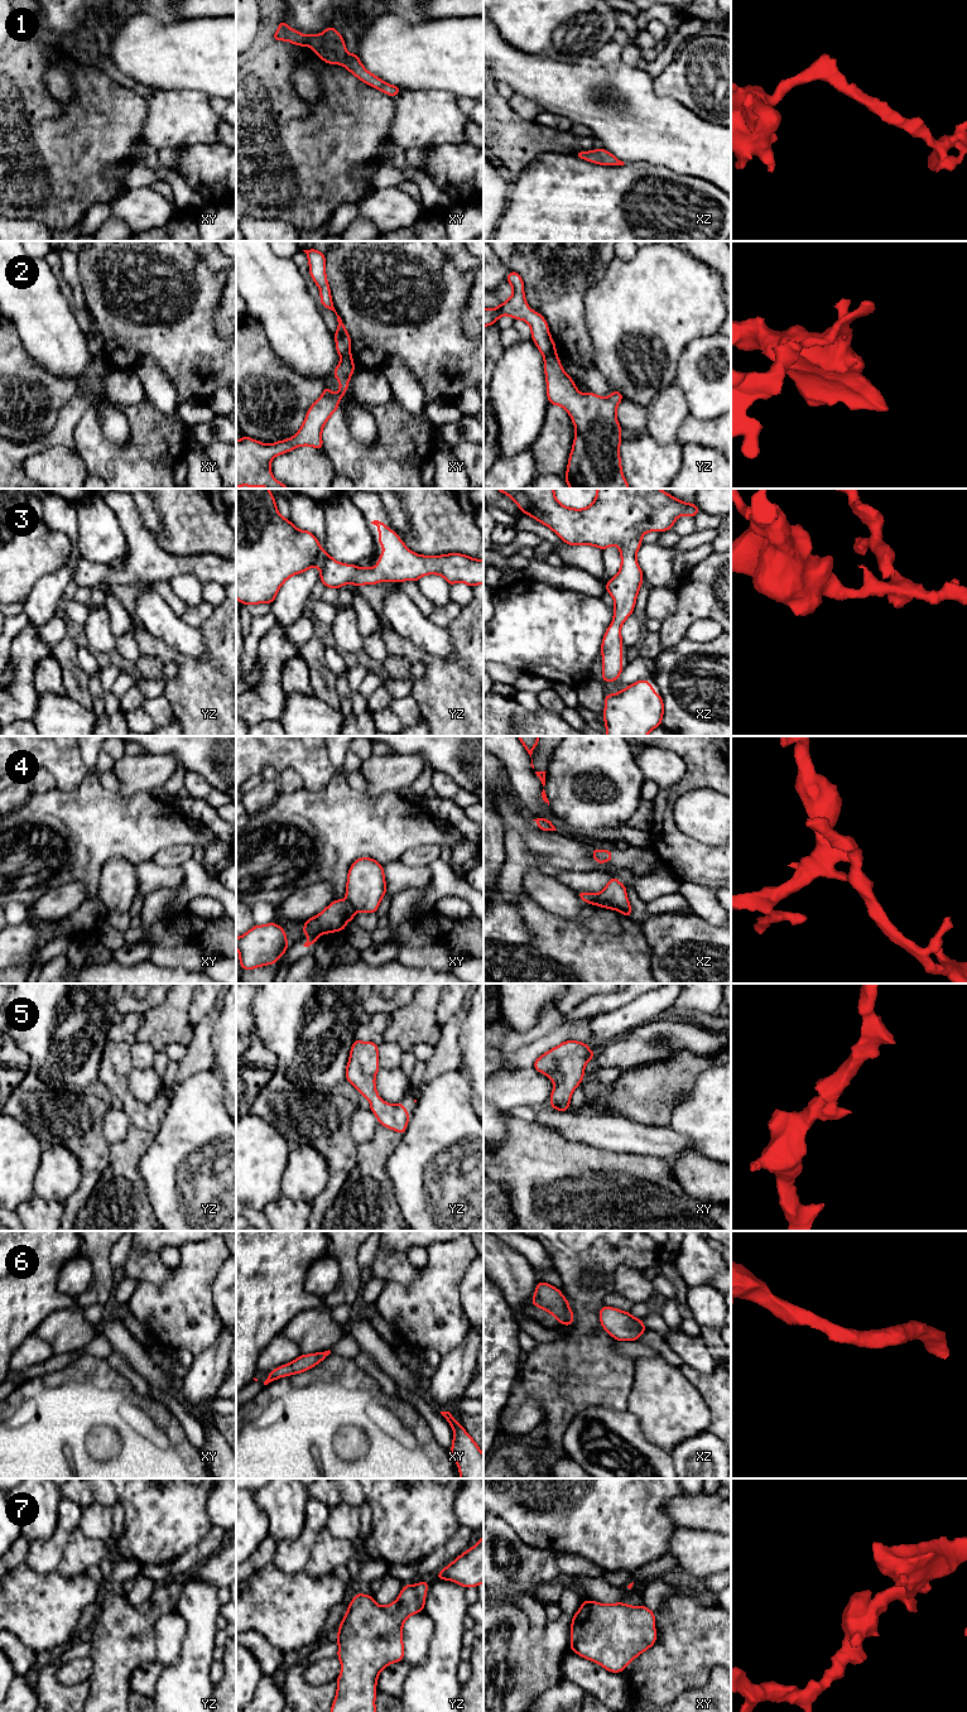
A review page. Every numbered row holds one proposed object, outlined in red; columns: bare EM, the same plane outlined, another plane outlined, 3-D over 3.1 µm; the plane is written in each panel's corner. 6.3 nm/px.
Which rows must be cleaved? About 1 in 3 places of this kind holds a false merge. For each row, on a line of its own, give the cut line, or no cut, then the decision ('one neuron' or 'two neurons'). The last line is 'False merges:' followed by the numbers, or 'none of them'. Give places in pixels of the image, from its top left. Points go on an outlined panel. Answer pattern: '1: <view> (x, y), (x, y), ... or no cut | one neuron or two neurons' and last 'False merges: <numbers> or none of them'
1: no cut | one neuron
2: yz (556, 355), (547, 355), (544, 357) | two neurons
3: no cut | one neuron
4: xy (346, 900), (355, 912) | two neurons
5: no cut | one neuron
6: no cut | one neuron
7: no cut | one neuron
False merges: 2, 4

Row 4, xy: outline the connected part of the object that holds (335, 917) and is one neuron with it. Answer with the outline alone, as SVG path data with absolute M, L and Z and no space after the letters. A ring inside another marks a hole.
M333 900L318 915L304 922L303 933L311 939L303 946L316 944L318 937L336 930L343 932L347 922L355 918L355 909L347 900Z

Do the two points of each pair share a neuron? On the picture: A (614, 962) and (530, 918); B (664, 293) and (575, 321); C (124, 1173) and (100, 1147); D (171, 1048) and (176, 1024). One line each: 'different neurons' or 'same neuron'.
A: same neuron
B: different neurons
C: different neurons
D: different neurons

